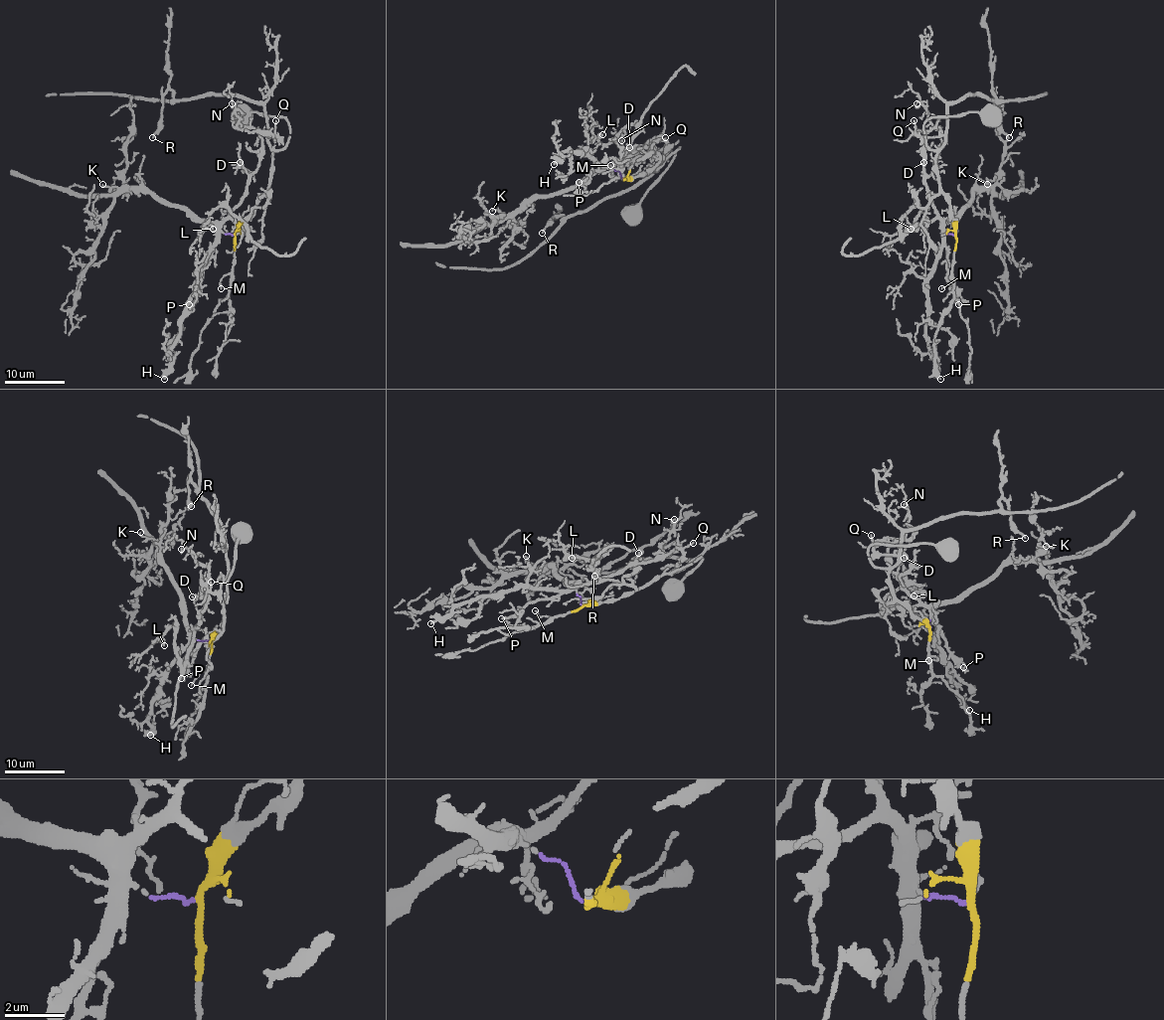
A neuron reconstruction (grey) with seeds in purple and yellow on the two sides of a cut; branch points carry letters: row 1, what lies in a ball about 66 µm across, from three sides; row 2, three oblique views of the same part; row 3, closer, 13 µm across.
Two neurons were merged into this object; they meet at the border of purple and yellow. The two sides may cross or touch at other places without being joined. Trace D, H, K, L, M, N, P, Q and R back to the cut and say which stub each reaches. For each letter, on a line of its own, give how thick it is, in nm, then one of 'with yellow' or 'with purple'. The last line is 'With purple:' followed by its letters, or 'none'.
D: 110 nm thick; with purple
H: 200 nm thick; with purple
K: 80 nm thick; with purple
L: 130 nm thick; with purple
M: 90 nm thick; with yellow
N: 90 nm thick; with purple
P: 170 nm thick; with purple
Q: 100 nm thick; with yellow
R: 140 nm thick; with yellow
With purple: D, H, K, L, N, P

